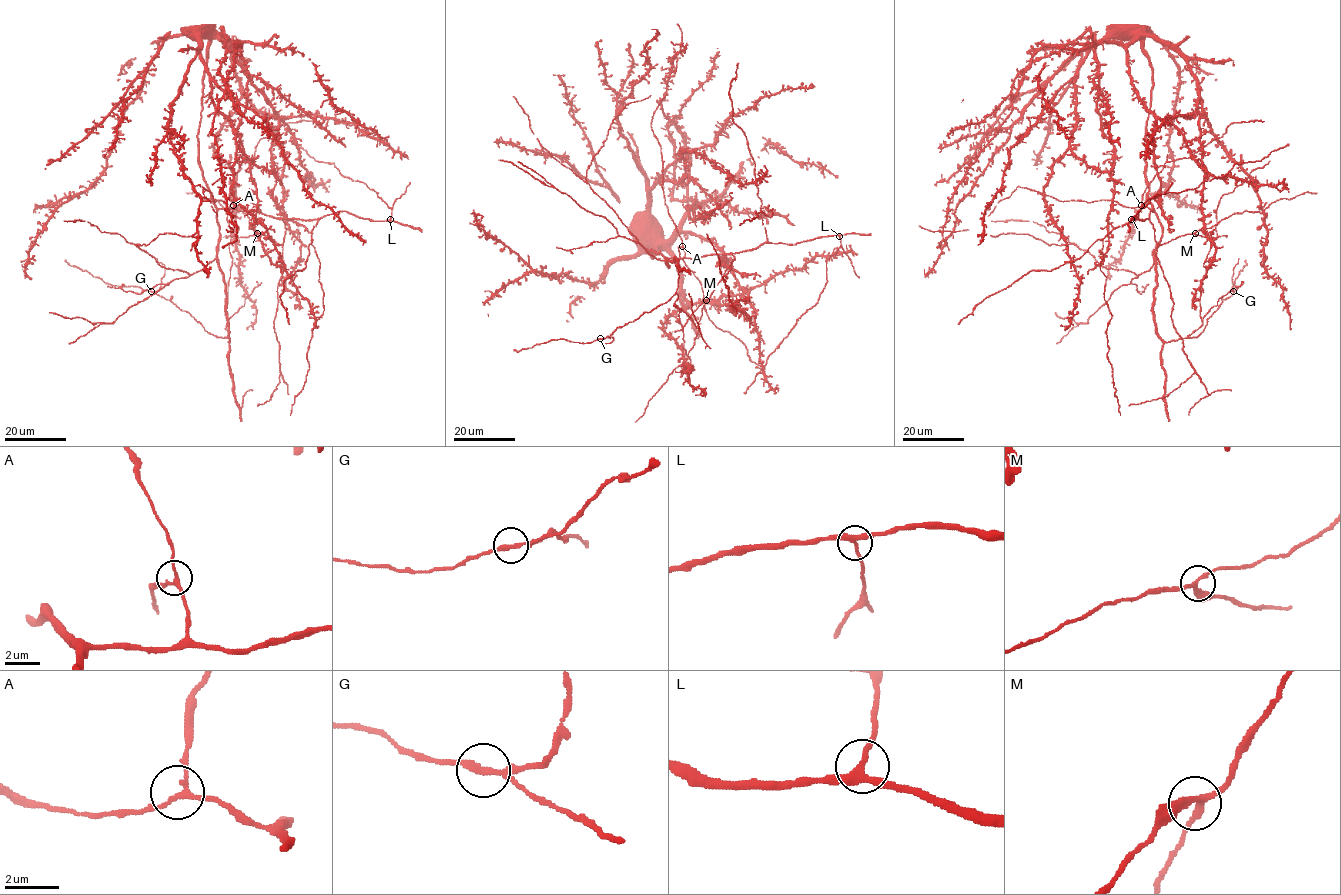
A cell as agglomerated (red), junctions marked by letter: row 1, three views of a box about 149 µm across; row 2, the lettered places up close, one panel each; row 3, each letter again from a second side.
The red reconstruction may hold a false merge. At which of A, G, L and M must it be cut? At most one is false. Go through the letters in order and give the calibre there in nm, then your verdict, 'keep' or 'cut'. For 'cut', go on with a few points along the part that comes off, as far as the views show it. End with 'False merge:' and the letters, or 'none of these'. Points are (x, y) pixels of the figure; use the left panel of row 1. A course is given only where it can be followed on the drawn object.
A: 170 nm | keep
G: 180 nm | cut | (152, 291), (159, 290), (165, 273), (165, 267), (157, 258)
L: 280 nm | keep
M: 220 nm | keep
False merge: G

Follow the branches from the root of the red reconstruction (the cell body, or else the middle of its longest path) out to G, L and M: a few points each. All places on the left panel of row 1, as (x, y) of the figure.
G: (209, 31), (202, 30), (208, 52), (198, 164), (216, 210), (230, 341), (152, 291)
L: (209, 31), (202, 30), (208, 52), (198, 164), (212, 203), (218, 208), (298, 220), (339, 211), (390, 219)
M: (209, 31), (202, 30), (208, 52), (198, 164), (218, 208), (259, 211), (285, 223), (282, 244), (257, 233)

